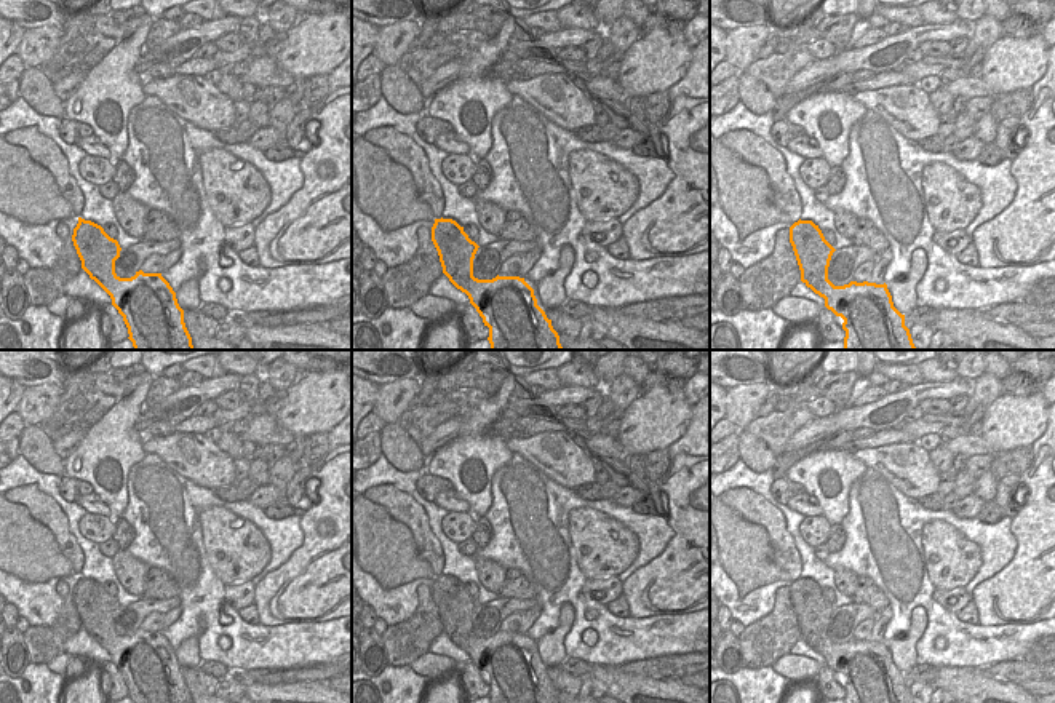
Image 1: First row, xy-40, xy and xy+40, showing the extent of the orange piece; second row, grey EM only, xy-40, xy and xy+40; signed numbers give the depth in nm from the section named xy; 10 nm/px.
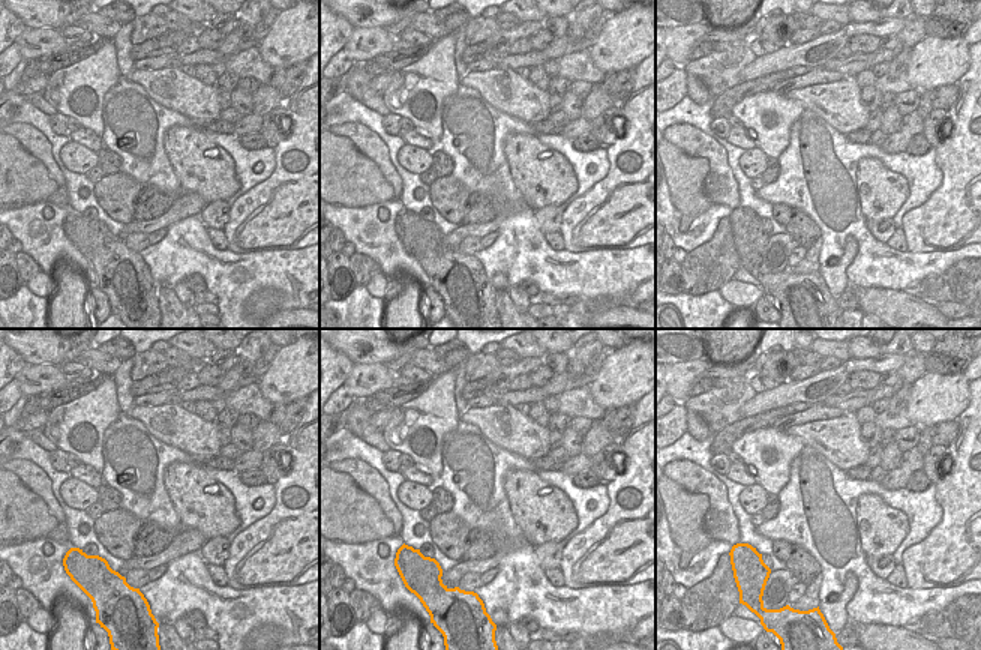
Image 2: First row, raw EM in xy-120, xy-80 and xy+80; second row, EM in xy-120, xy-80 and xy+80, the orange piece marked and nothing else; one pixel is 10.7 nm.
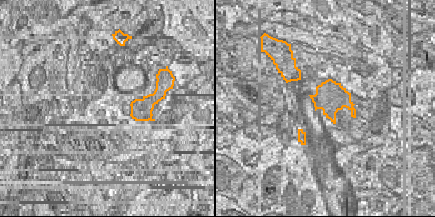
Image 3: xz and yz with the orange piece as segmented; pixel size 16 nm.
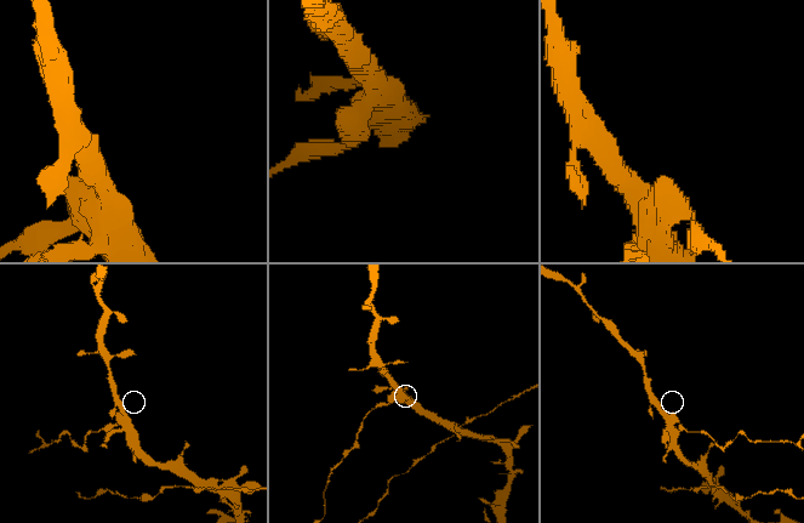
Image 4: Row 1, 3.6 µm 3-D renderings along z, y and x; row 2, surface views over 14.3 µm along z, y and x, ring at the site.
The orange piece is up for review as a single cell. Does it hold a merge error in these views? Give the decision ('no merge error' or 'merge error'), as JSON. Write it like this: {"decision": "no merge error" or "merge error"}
{"decision": "merge error"}

